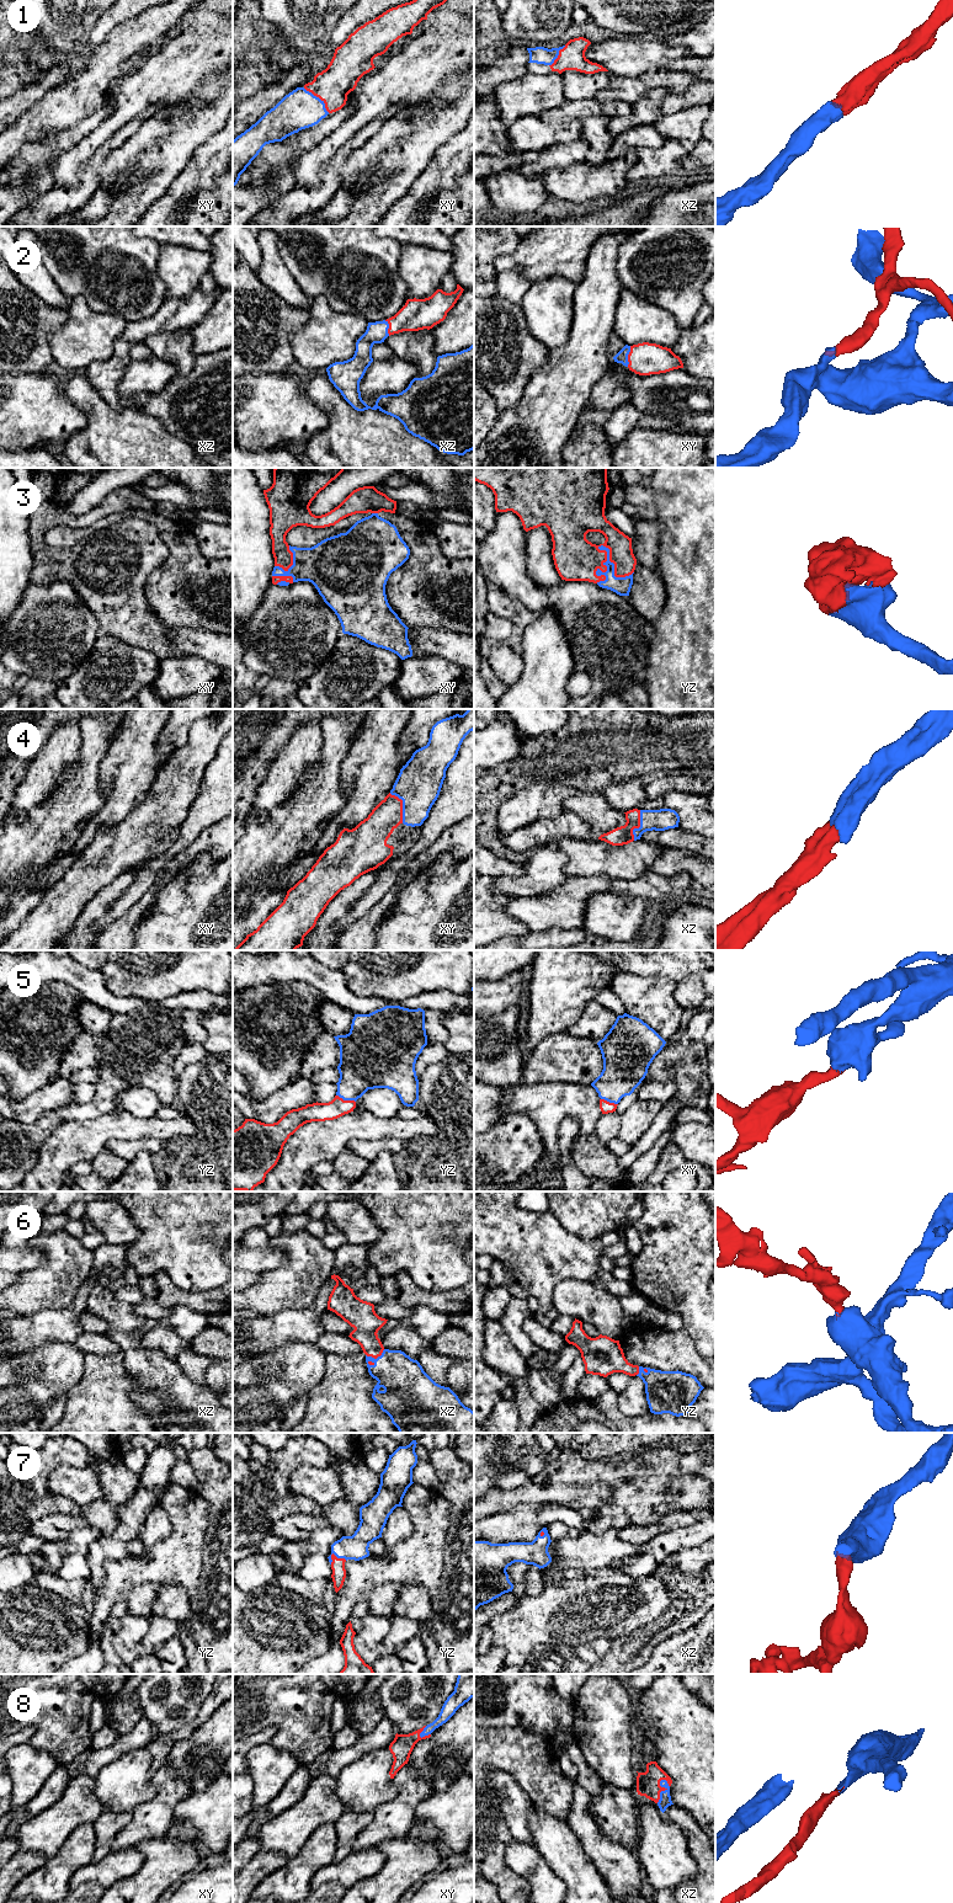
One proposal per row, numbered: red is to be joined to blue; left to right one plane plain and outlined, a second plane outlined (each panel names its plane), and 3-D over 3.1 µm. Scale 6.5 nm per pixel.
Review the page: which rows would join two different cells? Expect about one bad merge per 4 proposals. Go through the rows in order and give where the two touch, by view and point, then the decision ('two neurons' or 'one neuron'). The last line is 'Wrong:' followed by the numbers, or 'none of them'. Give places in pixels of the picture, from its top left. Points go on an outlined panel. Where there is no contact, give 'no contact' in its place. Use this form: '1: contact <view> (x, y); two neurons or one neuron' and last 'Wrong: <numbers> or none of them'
1: contact xy (318, 97); one neuron
2: contact xy (627, 356); one neuron
3: contact yz (613, 569); one neuron
4: contact xy (403, 805); one neuron
5: contact yz (346, 1099); one neuron
6: contact xz (377, 1358); one neuron
7: contact yz (339, 1557); one neuron
8: contact xz (665, 1790); one neuron
Wrong: none of them

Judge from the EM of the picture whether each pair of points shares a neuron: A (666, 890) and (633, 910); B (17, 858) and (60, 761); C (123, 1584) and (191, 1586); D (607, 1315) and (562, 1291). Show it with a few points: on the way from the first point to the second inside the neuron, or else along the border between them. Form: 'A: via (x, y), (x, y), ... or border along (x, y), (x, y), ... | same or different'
A: border along (616, 894), (640, 897), (644, 901) | different
B: border along (62, 784), (36, 805), (25, 820), (16, 819) | different
C: via (140, 1572), (174, 1572) | same
D: via (596, 1305), (591, 1301), (573, 1298) | same

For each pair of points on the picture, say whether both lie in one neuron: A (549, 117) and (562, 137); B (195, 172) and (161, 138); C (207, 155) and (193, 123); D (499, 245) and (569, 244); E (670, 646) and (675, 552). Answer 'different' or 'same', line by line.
A: different
B: different
C: different
D: different
E: same

